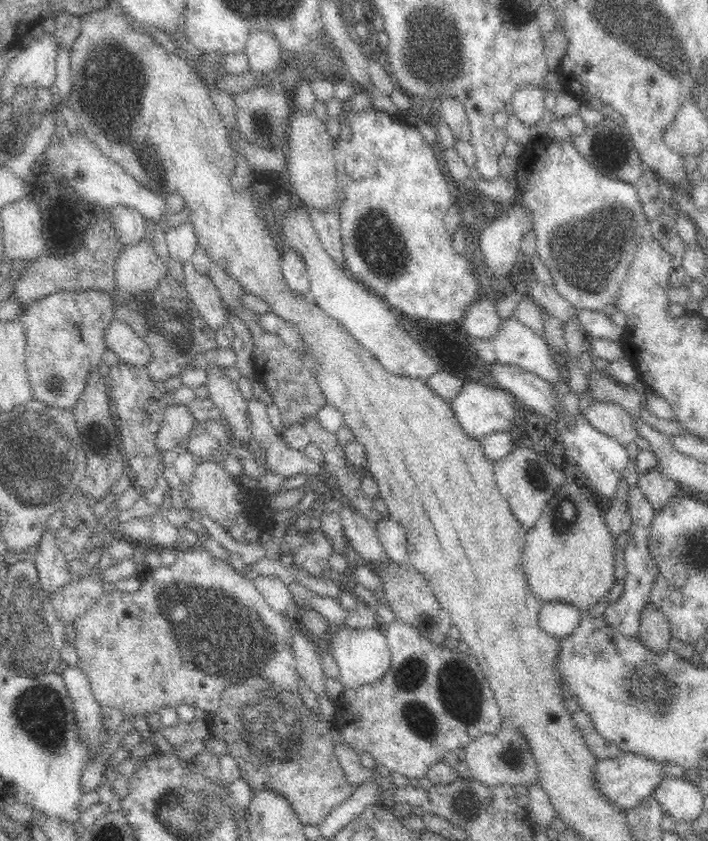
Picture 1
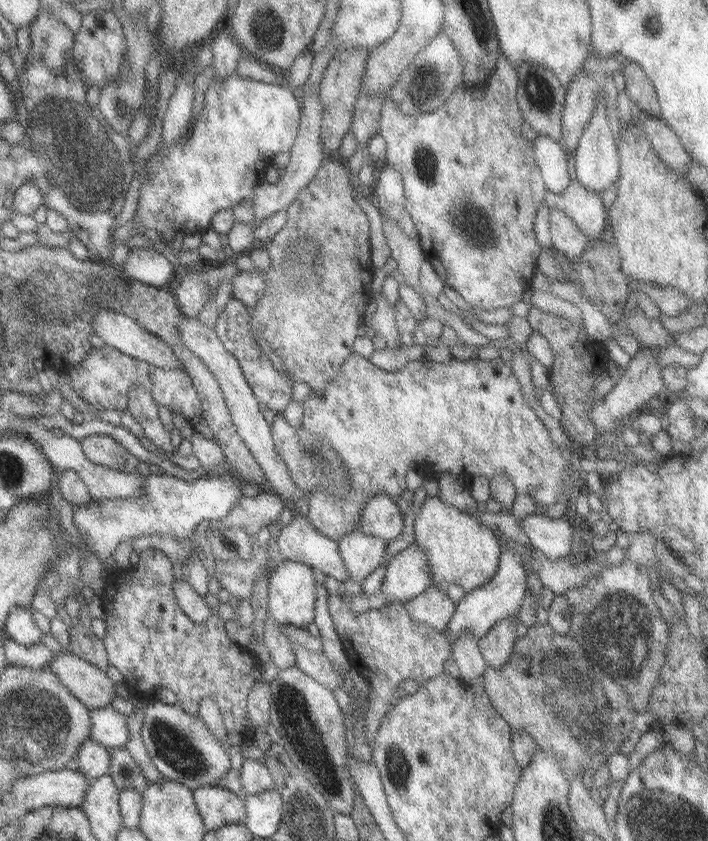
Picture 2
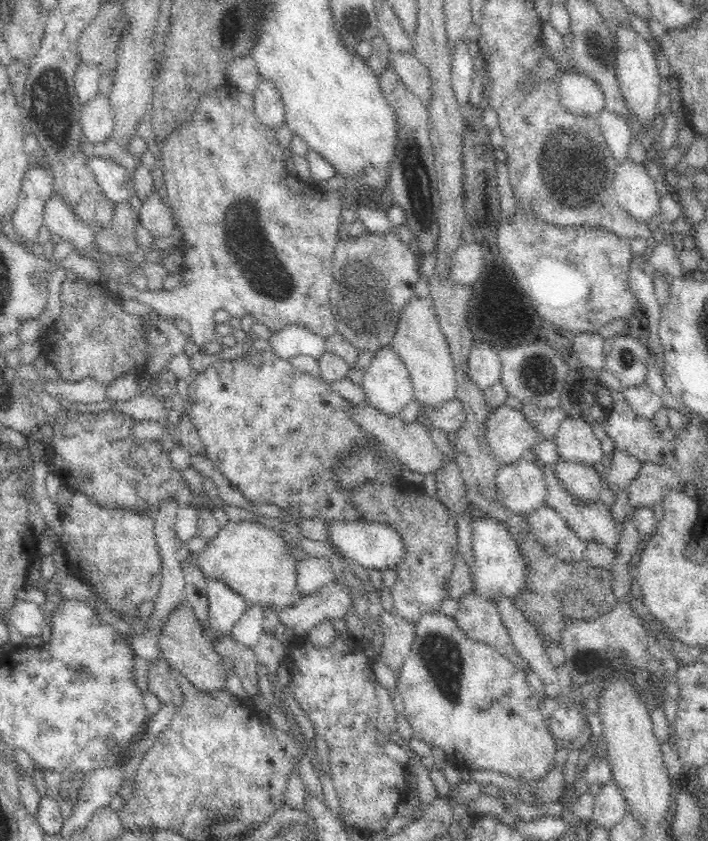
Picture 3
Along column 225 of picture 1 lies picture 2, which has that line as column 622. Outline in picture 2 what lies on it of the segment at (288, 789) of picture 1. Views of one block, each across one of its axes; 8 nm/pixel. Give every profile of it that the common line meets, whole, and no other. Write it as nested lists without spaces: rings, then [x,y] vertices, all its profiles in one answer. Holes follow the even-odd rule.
[[[546,624],[531,626],[527,635],[515,641],[508,663],[500,669],[487,665],[482,678],[483,689],[492,706],[510,728],[526,731],[536,741],[538,748],[552,751],[568,780],[574,775],[582,777],[585,769],[593,770],[595,774],[603,763],[608,766],[610,755],[620,752],[620,742],[634,729],[633,720],[637,713],[630,708],[624,688],[602,672],[572,636],[553,632]]]

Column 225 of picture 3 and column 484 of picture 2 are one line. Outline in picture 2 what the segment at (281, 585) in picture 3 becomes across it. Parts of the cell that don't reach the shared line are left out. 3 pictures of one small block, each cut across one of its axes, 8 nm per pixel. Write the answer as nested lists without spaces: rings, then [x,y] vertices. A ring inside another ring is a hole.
[[[428,496],[422,501],[416,517],[414,517],[414,542],[418,544],[426,556],[428,570],[432,572],[432,585],[449,590],[452,584],[458,584],[468,592],[490,581],[499,565],[501,546],[498,544],[497,534],[484,526],[476,518],[464,513],[452,505],[448,505],[439,497]]]

